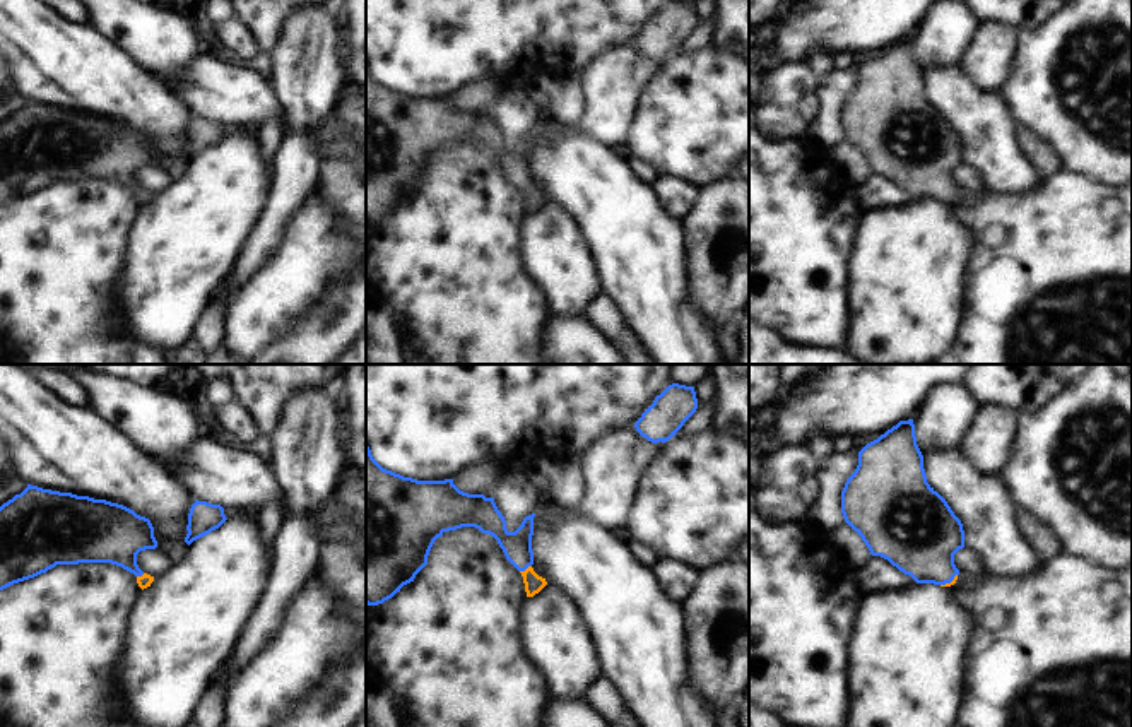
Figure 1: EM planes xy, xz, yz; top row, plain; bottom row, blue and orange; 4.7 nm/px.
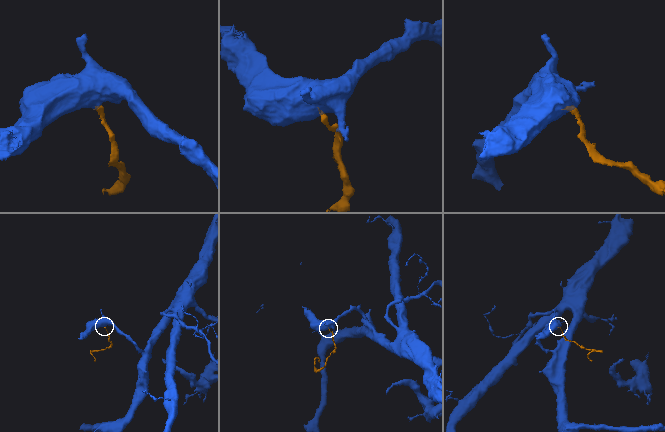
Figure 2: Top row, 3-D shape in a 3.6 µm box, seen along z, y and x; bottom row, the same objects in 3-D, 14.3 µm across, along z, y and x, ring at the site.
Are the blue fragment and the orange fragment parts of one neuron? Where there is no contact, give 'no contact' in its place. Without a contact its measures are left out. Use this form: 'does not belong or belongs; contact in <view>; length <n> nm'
belongs; contact in xz; length 70 nm

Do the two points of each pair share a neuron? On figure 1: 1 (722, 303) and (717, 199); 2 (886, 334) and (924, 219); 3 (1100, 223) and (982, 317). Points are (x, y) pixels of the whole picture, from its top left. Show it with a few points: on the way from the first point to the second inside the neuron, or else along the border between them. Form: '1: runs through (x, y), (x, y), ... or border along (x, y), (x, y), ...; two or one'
1: runs through (719, 277), (707, 257), (707, 245), (717, 224); one
2: runs through (905, 305), (907, 267), (919, 248); one
3: runs through (1071, 252), (1011, 308); one

